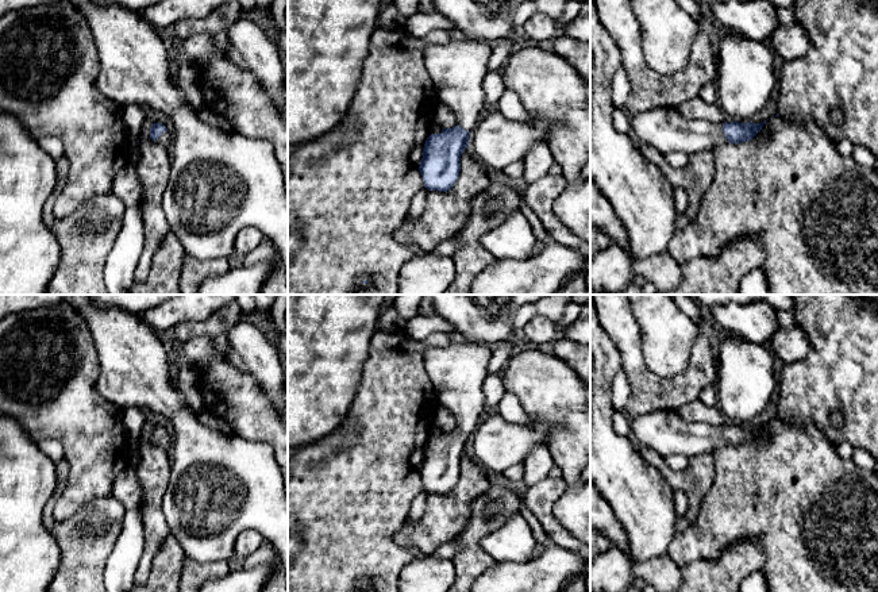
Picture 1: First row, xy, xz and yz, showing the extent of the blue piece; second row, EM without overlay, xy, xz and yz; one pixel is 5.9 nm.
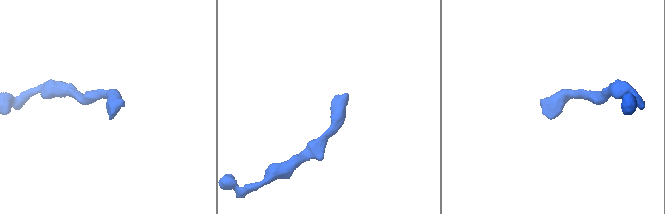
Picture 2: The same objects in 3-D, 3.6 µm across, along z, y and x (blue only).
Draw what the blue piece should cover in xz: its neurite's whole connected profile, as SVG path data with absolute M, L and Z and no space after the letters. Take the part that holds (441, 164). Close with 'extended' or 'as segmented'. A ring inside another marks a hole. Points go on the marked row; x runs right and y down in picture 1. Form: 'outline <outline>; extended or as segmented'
outline M461 35L424 49L424 64L436 97L457 118L455 127L431 134L424 143L419 170L428 191L447 192L459 177L461 155L469 147L470 132L484 109L482 80L488 74L490 54L490 43Z; extended

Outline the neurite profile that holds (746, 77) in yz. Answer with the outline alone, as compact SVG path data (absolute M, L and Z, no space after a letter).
M731 32L720 38L716 58L719 107L732 122L752 122L778 82L773 50L762 42Z

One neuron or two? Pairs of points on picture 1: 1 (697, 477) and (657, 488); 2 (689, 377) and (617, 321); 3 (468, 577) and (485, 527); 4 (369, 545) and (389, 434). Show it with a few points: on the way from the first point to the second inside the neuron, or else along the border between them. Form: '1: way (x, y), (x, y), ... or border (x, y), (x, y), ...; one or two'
1: border (647, 462), (659, 472), (674, 491); two
2: way (665, 387), (655, 387), (634, 365), (630, 345); one
3: way (469, 565), (469, 542), (473, 538); one
4: way (369, 518), (369, 477), (380, 461); one

